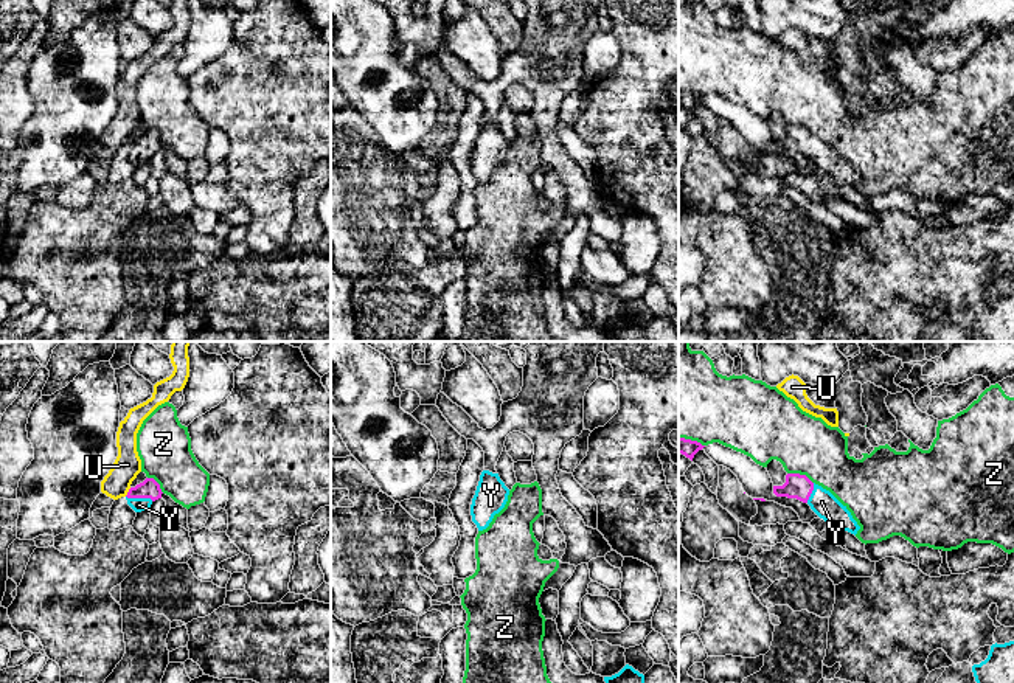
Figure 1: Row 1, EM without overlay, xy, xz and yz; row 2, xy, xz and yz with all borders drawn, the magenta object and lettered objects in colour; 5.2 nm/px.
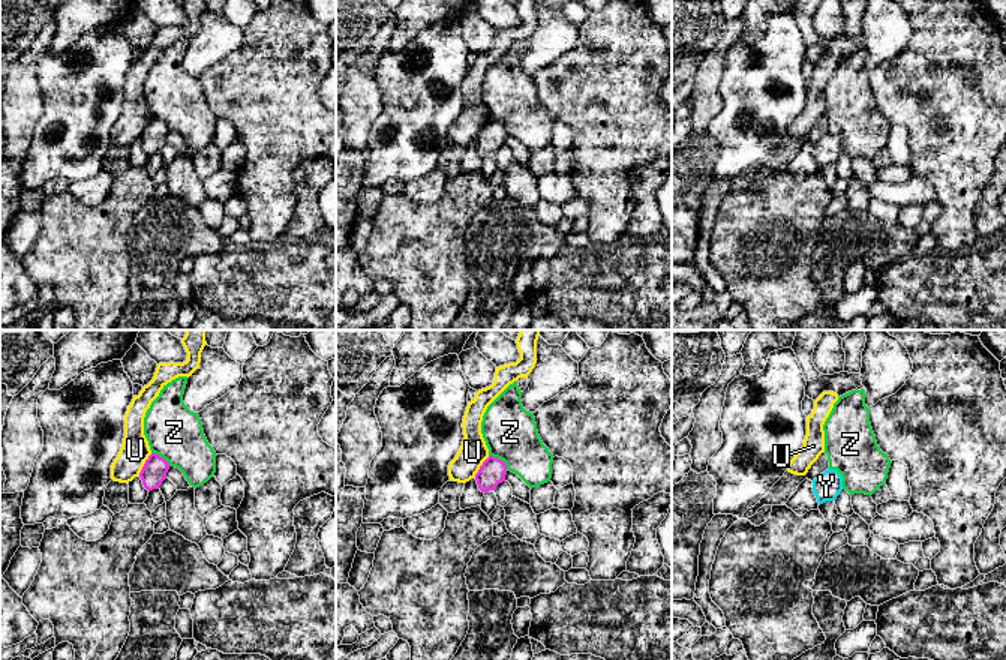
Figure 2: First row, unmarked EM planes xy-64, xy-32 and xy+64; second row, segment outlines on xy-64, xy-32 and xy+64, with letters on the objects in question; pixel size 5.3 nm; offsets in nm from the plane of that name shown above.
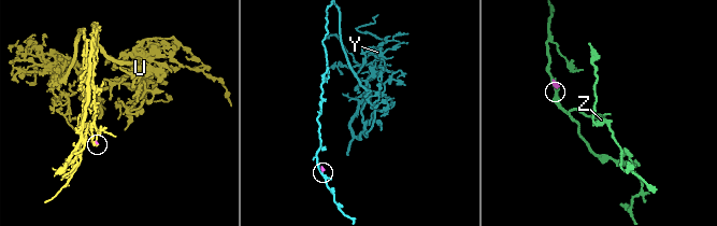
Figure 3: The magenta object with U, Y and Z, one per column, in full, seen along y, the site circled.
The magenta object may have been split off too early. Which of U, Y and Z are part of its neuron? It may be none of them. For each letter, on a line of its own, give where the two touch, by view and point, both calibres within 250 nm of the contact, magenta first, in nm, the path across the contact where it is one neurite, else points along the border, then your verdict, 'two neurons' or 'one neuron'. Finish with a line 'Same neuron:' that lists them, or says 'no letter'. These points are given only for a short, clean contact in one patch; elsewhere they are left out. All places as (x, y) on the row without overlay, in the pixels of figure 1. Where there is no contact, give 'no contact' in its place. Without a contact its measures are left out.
U: contact xy (128, 145); calibres 100 and 140 nm; two neurons
Y: contact xy (140, 149); calibres 100 and 70 nm; way xy (149, 140), (140, 149), (138, 157); one neuron
Z: contact yz (800, 128); calibres 130 and 300 nm; two neurons
Same neuron: Y

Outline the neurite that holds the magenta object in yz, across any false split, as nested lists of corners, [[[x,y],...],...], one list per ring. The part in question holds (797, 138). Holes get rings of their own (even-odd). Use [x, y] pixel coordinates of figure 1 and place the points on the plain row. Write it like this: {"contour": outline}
{"contour": [[[787,126],[783,138],[773,138],[776,149],[797,151],[807,155],[811,161],[829,177],[857,186],[860,179],[851,165],[829,143],[812,135],[806,127]]]}

